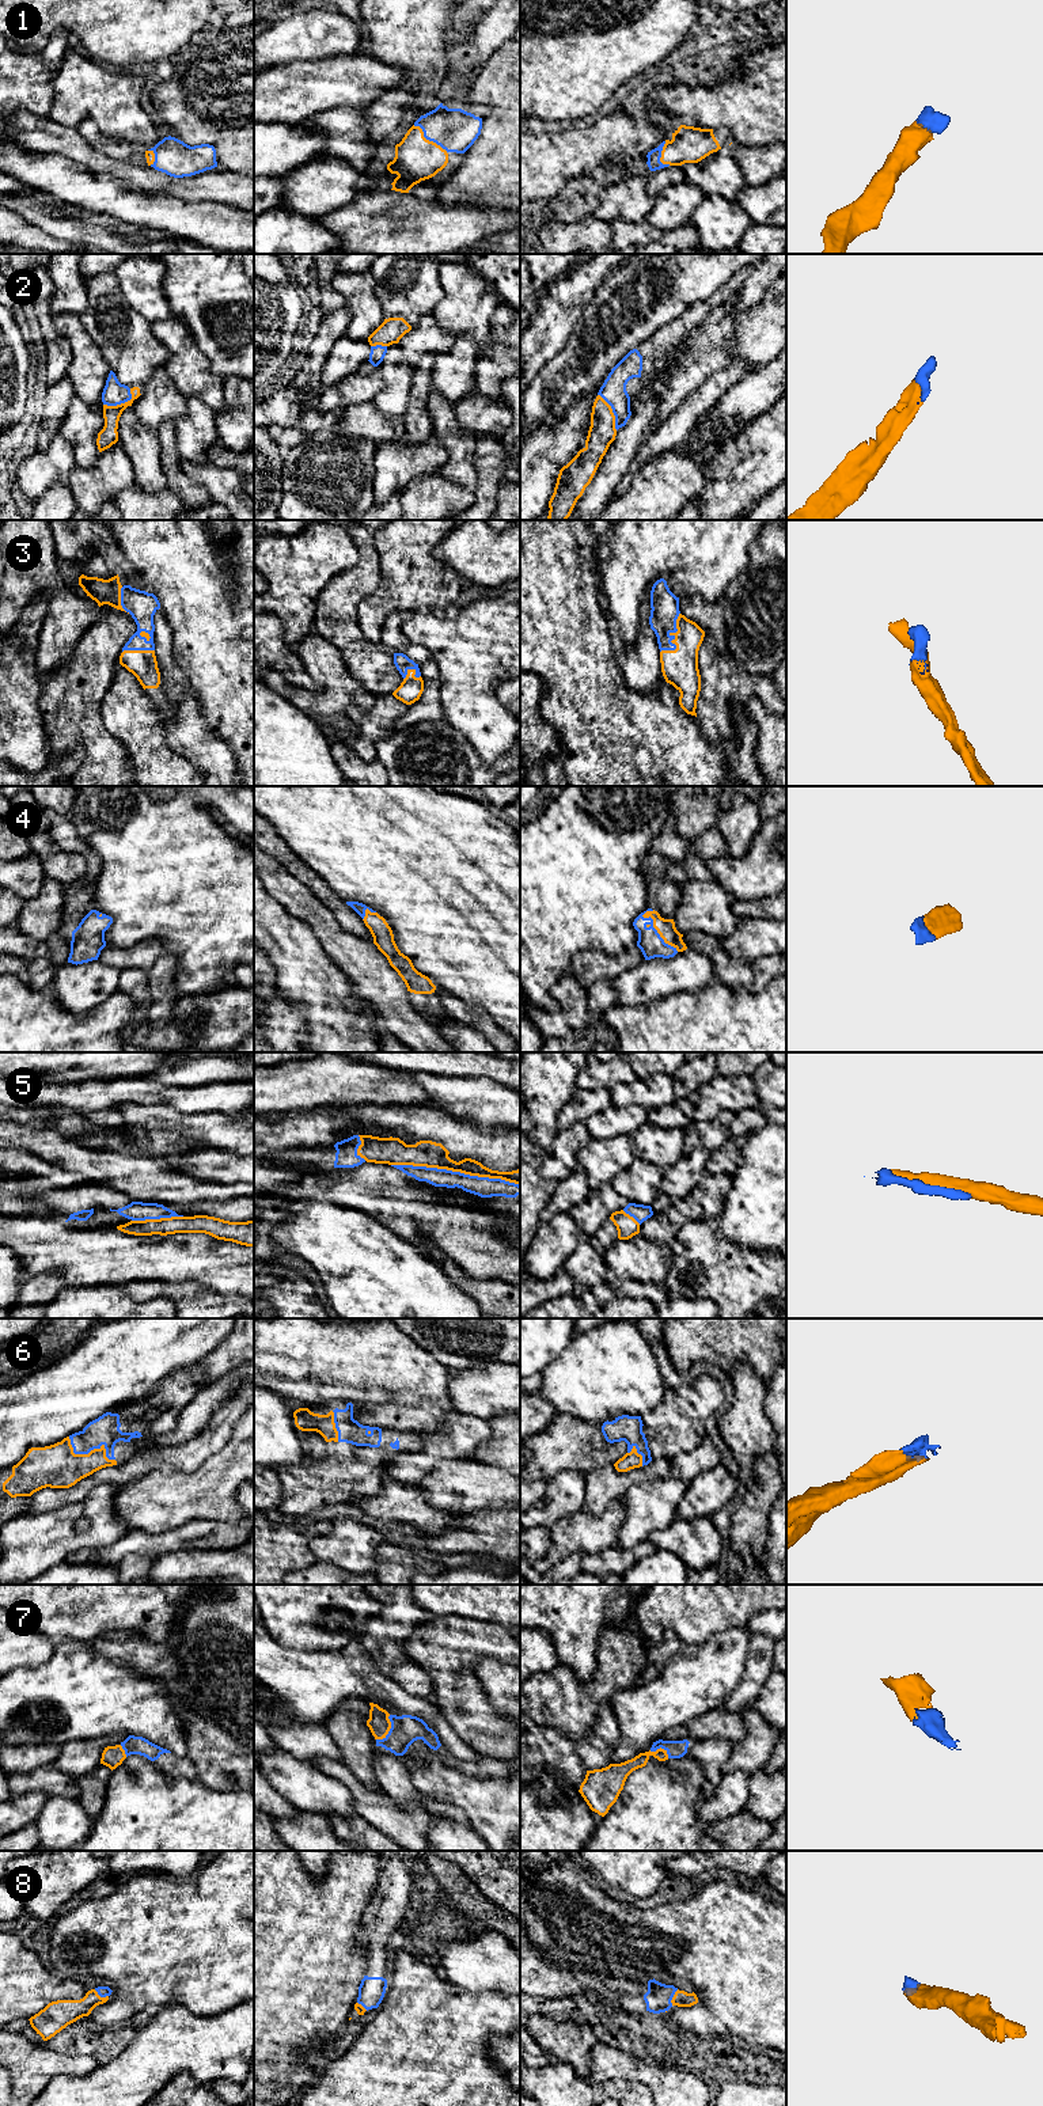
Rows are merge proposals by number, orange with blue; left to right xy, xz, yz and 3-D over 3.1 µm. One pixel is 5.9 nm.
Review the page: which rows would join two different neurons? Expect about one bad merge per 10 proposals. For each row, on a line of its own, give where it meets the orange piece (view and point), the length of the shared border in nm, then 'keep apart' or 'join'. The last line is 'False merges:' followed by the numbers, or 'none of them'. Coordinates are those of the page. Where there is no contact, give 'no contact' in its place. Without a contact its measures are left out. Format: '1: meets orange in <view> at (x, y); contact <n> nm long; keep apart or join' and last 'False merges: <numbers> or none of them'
1: meets orange in xz at (428, 140); contact 260 nm long; join
2: meets orange in xy at (121, 403); contact 190 nm long; join
3: meets orange in yz at (675, 638); contact 260 nm long; join
4: meets orange in yz at (656, 929); contact 320 nm long; join
5: meets orange in xz at (455, 1171); contact 750 nm long; join
6: meets orange in xy at (90, 1452); contact 320 nm long; join
7: meets orange in xz at (389, 1730); contact 170 nm long; join
8: meets orange in yz at (672, 1998); contact 100 nm long; join
False merges: none of them

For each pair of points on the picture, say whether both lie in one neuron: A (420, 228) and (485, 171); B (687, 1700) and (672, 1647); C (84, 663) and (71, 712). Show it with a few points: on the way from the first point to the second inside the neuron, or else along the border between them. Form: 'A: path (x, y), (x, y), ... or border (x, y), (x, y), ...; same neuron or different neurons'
A: border (436, 202), (444, 207), (476, 208); different neurons
B: border (682, 1643), (655, 1678); different neurons
C: path (82, 675), (78, 679), (78, 689), (71, 699); same neuron

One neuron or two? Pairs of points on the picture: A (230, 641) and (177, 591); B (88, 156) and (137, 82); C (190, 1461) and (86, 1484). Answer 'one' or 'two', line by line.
A: one
B: two
C: one

